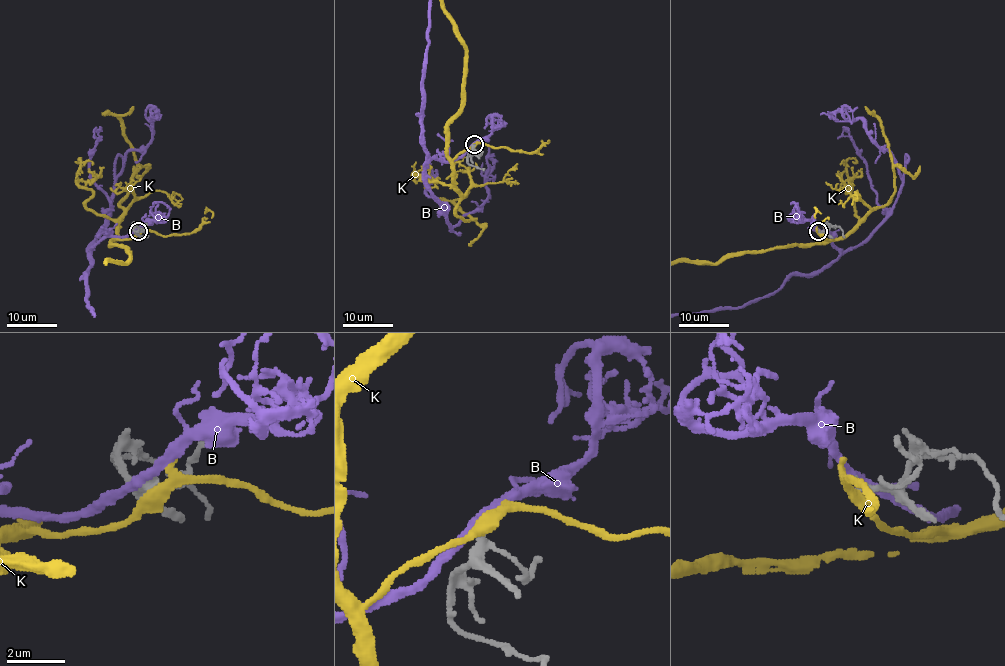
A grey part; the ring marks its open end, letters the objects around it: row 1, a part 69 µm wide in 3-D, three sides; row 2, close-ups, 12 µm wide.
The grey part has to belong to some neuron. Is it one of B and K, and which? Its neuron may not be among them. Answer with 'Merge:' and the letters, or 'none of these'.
Merge: none of these

